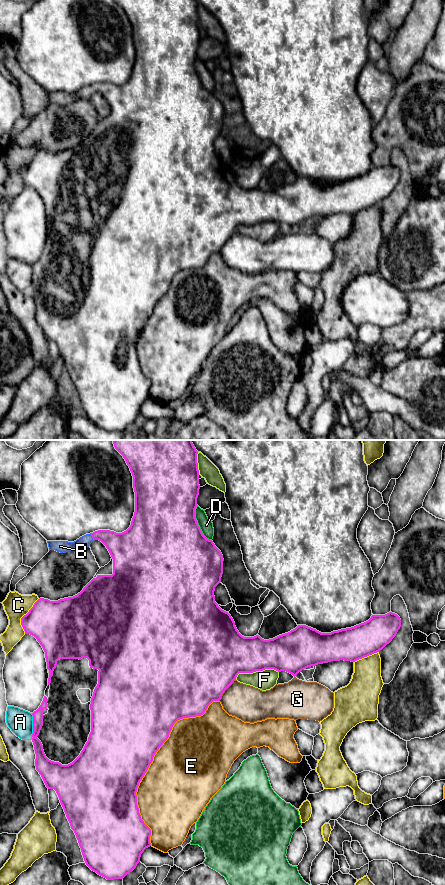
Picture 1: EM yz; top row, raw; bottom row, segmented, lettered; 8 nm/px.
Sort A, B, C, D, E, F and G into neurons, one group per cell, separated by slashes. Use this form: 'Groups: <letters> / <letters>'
Groups: A / B / C / D / E / F / G

